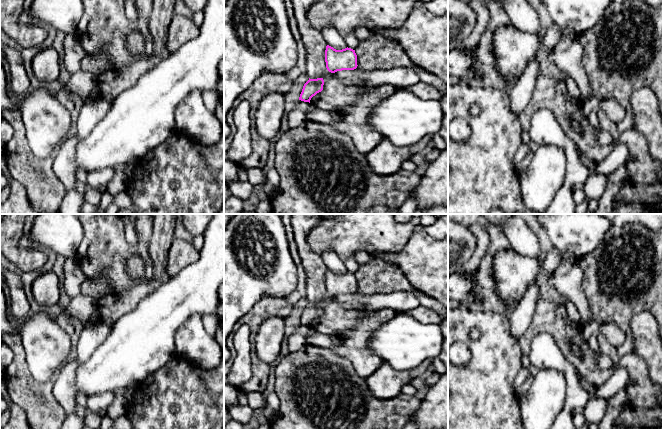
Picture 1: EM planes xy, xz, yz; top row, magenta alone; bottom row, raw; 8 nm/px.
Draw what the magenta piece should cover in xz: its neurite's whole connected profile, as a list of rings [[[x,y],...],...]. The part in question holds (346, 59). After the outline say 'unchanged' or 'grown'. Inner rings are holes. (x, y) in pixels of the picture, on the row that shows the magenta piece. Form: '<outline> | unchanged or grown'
[[[327,45],[325,62],[327,70],[331,73],[342,70],[354,70],[358,66],[355,50],[348,47],[342,50],[336,50]]] | unchanged

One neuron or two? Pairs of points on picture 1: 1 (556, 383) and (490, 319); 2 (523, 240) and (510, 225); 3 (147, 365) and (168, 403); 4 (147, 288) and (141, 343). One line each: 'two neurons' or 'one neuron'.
1: two neurons
2: one neuron
3: two neurons
4: two neurons

